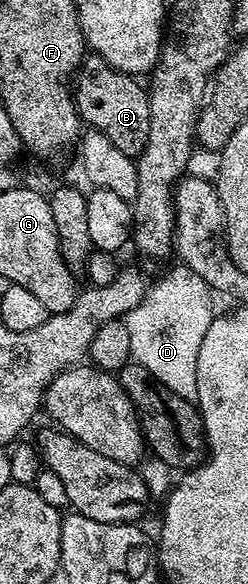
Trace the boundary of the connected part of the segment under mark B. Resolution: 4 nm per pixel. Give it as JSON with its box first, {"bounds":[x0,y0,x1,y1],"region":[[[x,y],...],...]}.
{"bounds":[73,54,151,154],"region":[[[94,54],[84,59],[73,77],[75,108],[79,112],[80,121],[87,123],[88,120],[91,123],[88,125],[104,132],[117,150],[128,154],[143,151],[151,129],[149,92],[139,83],[136,77],[128,76],[126,72],[109,66],[109,62]]]}

